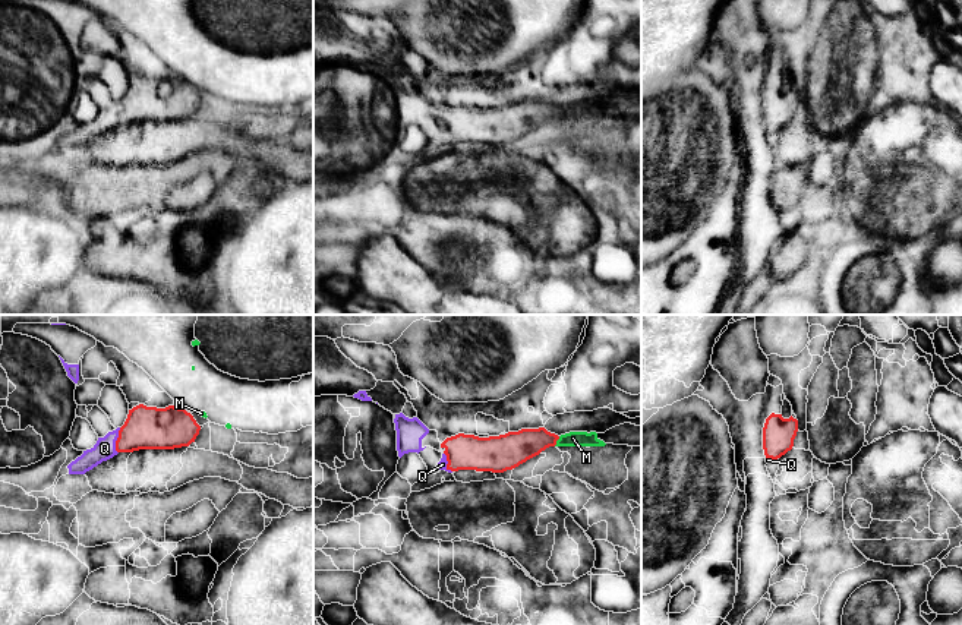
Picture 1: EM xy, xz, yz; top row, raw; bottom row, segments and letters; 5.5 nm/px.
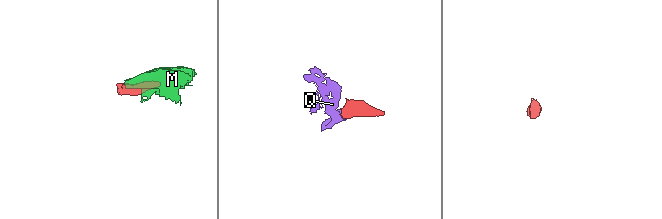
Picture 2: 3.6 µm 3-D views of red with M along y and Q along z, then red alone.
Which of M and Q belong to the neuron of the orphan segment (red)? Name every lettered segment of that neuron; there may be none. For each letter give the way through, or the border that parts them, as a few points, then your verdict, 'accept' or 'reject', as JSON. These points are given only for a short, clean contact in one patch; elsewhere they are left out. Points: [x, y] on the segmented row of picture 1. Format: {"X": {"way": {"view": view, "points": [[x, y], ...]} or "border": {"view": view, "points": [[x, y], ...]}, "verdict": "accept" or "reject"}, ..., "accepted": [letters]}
{"M": {"border": {"view": "xz", "points": [[560, 436], [554, 445]]}, "verdict": "reject"}, "Q": {"way": {"view": "xy", "points": [[147, 428], [126, 439], [116, 441], [104, 448]]}, "verdict": "accept"}, "accepted": ["Q"]}

